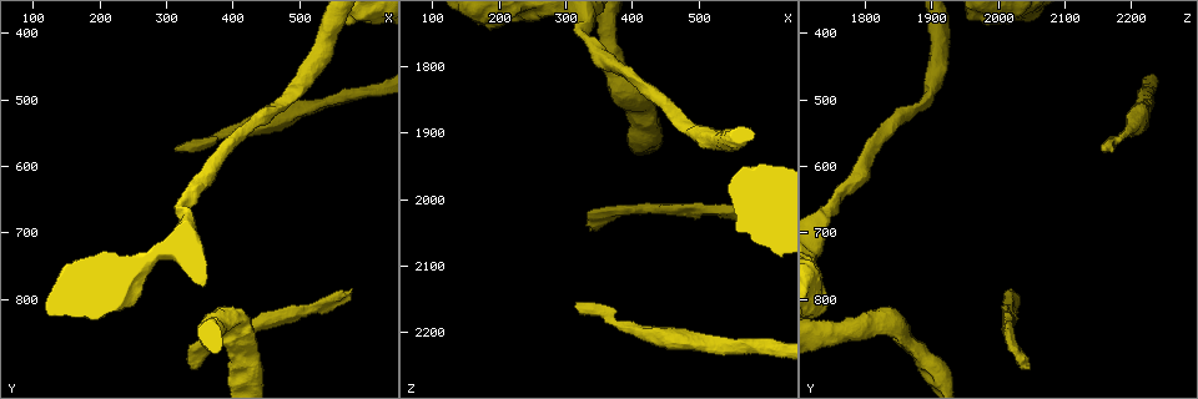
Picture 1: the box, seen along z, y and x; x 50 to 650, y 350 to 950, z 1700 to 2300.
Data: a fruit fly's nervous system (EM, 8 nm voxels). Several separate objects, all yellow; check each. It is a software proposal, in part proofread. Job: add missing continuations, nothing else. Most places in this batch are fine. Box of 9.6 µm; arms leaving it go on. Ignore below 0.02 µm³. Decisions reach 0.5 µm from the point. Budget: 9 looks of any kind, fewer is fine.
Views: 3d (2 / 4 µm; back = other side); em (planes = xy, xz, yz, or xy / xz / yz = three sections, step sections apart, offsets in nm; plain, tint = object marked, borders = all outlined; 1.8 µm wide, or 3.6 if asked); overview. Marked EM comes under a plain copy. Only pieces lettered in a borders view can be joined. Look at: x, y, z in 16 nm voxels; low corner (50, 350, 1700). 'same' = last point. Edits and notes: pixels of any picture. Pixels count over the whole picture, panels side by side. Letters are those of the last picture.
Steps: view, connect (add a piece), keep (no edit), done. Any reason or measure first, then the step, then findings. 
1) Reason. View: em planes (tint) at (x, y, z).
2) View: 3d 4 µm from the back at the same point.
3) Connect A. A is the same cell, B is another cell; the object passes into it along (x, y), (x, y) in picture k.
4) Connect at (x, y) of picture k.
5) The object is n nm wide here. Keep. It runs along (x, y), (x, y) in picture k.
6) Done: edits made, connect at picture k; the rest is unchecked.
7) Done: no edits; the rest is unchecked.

Calibre changes. View: em 3.6 µm xy step 4 (tint) at (410, 915, 1915).

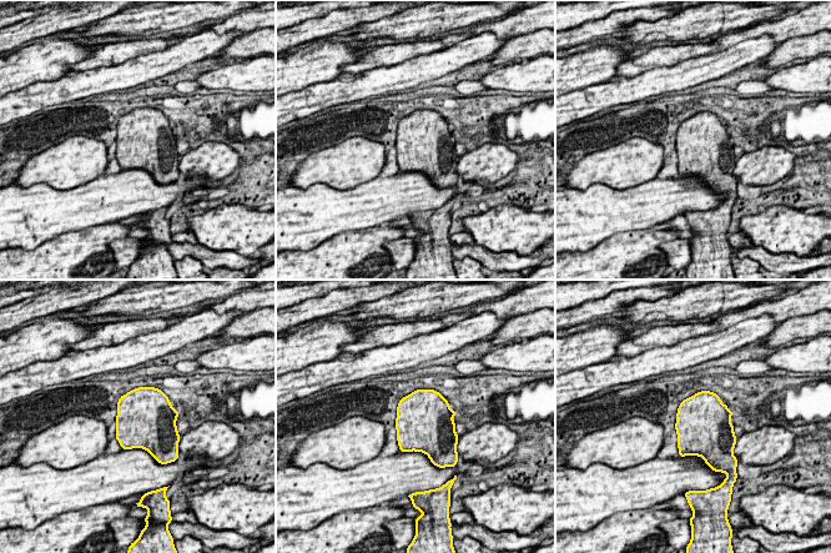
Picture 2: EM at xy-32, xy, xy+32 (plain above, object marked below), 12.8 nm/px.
View: em 3.6 µm planes (borders) at the same point.

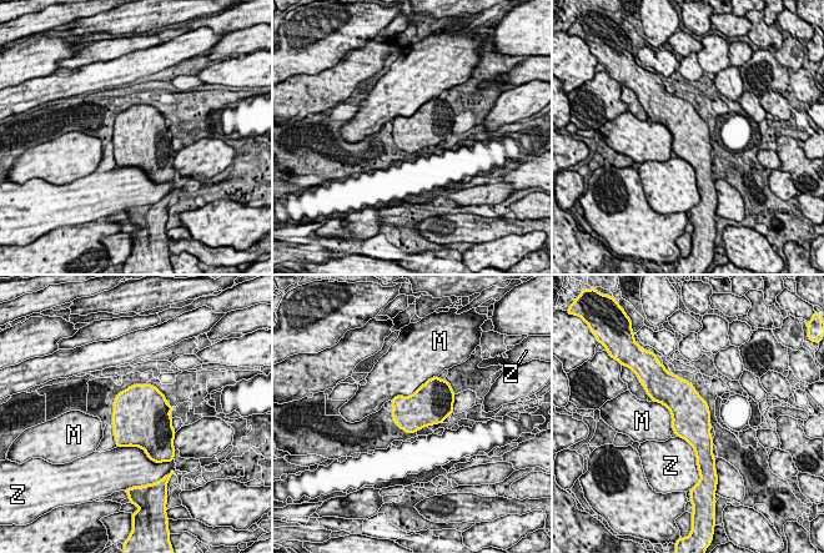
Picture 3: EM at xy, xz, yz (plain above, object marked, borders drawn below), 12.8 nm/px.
The object is 460 nm wide here. Keep. M and Z are other cells; a border runs along (433, 377), (411, 395), (391, 400) in picture 3; no lettered piece goes on from it.

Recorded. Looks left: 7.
End of a long branch. View: 3d 2 µm at (575, 795, 2025).

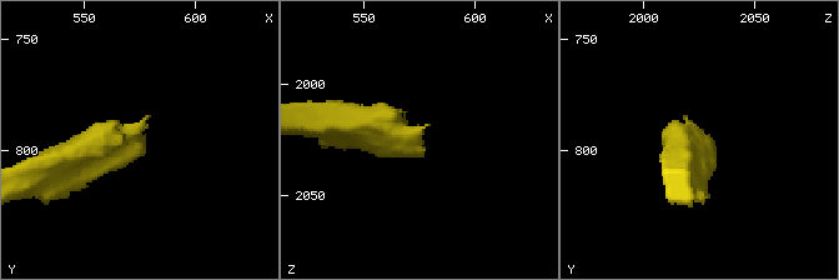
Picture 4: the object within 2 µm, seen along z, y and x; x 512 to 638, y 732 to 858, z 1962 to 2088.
Now the EM. View: em planes (borders) at (576, 796, 2026).

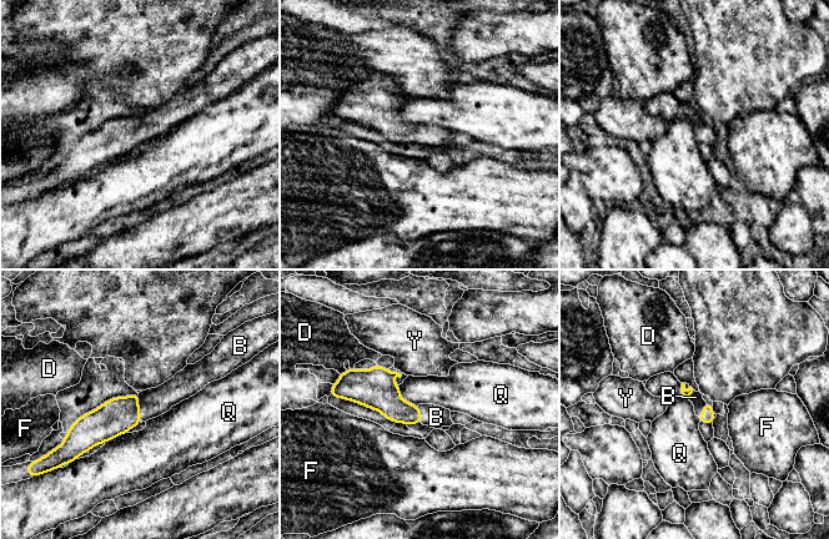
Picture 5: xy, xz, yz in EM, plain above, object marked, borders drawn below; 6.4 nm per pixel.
The longest contact is with B, 190 nm. Connect B. B is the same cell, D, F, Q and Y are other cells; the cell continues.

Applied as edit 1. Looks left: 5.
Branch stops here. View: em xy step 4 (tint) at (315, 570, 2160).

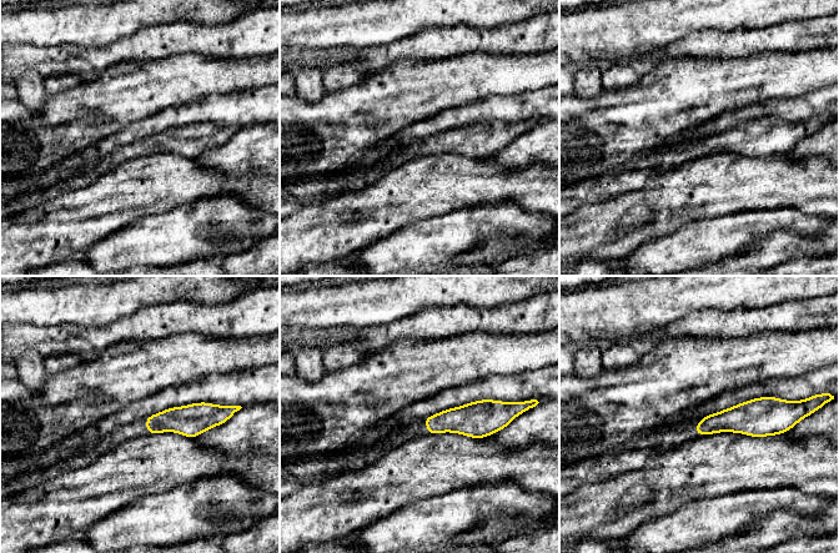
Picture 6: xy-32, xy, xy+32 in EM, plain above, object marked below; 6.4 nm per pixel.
Another direction. View: em yz step 4 (tint) at the same point.

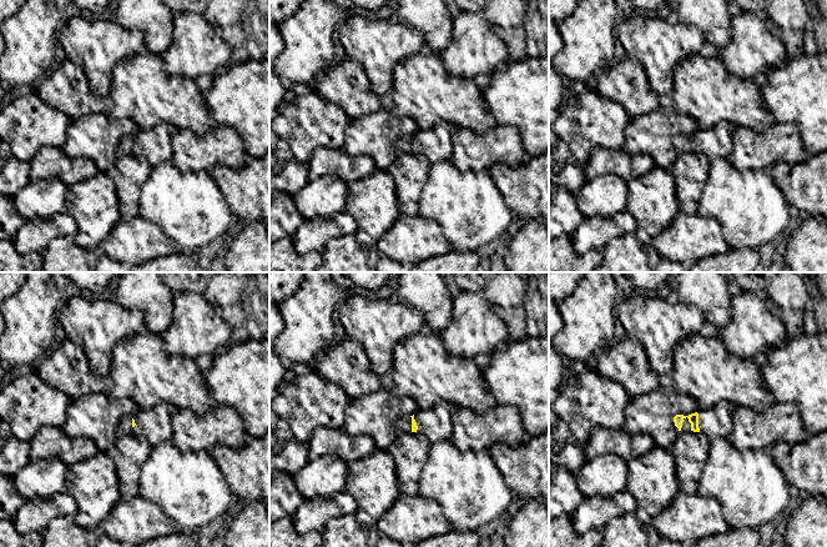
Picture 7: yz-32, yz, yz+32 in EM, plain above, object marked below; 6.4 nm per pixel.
View: em yz step 4 (borders) at the same point.

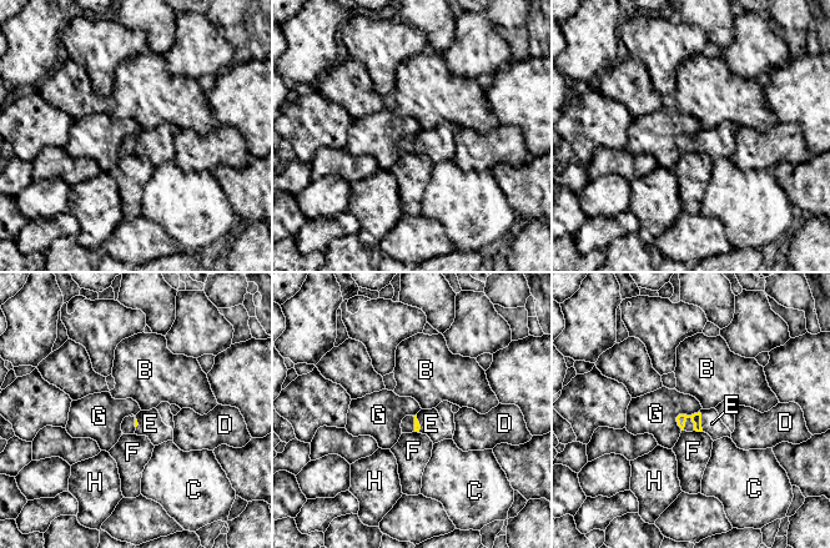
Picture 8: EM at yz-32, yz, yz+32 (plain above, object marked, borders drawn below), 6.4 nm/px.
Connect E. E is the same cell, B, C, D, F, G and H are other cells; the object passes into it along (697, 417), (700, 421), (712, 423) in picture 8; the cell continues.

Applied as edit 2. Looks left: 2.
Sudden change in width. View: em planes (tint) at (425, 540, 2205).

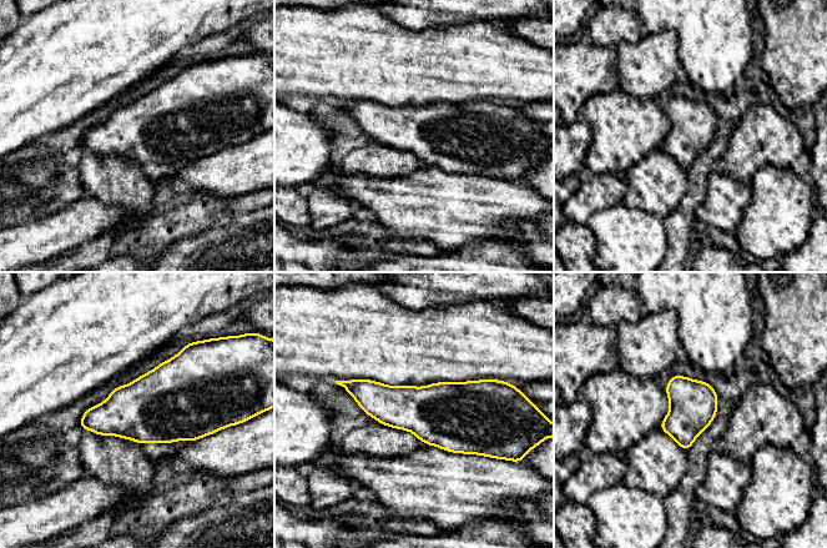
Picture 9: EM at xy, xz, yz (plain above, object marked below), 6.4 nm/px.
See the neighbours. View: em planes (borders) at the same point.

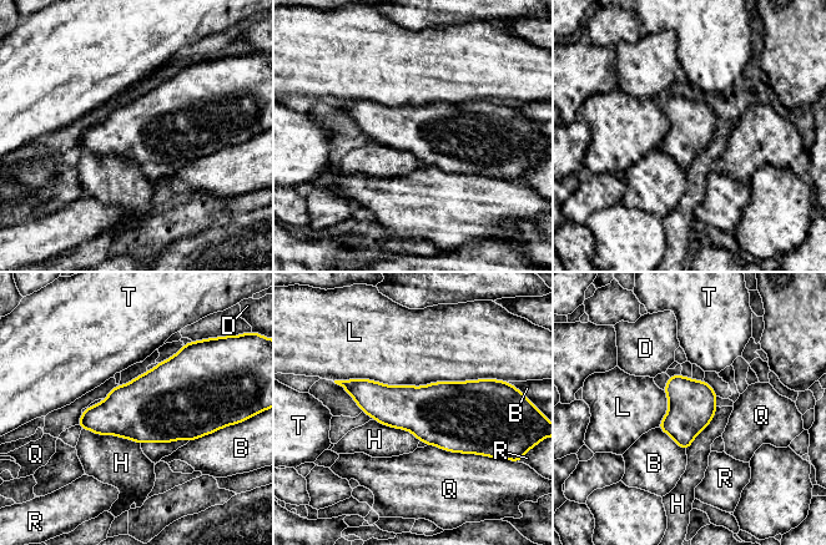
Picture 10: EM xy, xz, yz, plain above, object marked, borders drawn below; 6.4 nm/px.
The longest contact is with L, 1050 nm. Keep. B, D, H, L, Q, R and T are other cells; a border runs along (82, 428), (130, 438), (140, 445) in picture 10; no lettered piece goes on from it.

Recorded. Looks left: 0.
Done: edits made, connect at picture 5, connect at picture 8; the rest is unchecked.

